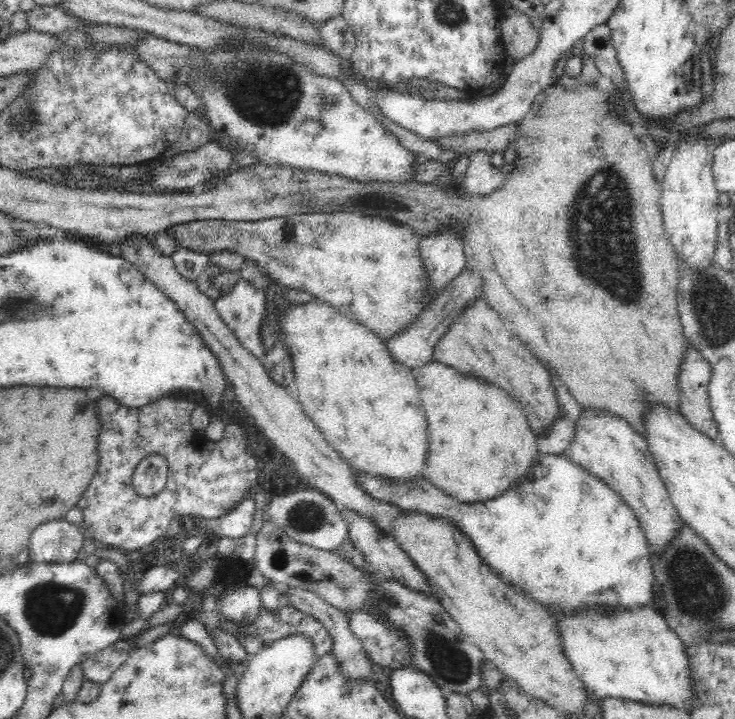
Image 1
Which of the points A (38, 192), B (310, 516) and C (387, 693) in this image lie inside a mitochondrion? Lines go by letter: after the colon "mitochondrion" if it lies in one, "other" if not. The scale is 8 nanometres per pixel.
A: other
B: mitochondrion
C: other

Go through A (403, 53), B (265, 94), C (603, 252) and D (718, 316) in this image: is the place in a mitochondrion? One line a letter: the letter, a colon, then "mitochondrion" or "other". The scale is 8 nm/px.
A: other
B: mitochondrion
C: mitochondrion
D: mitochondrion

